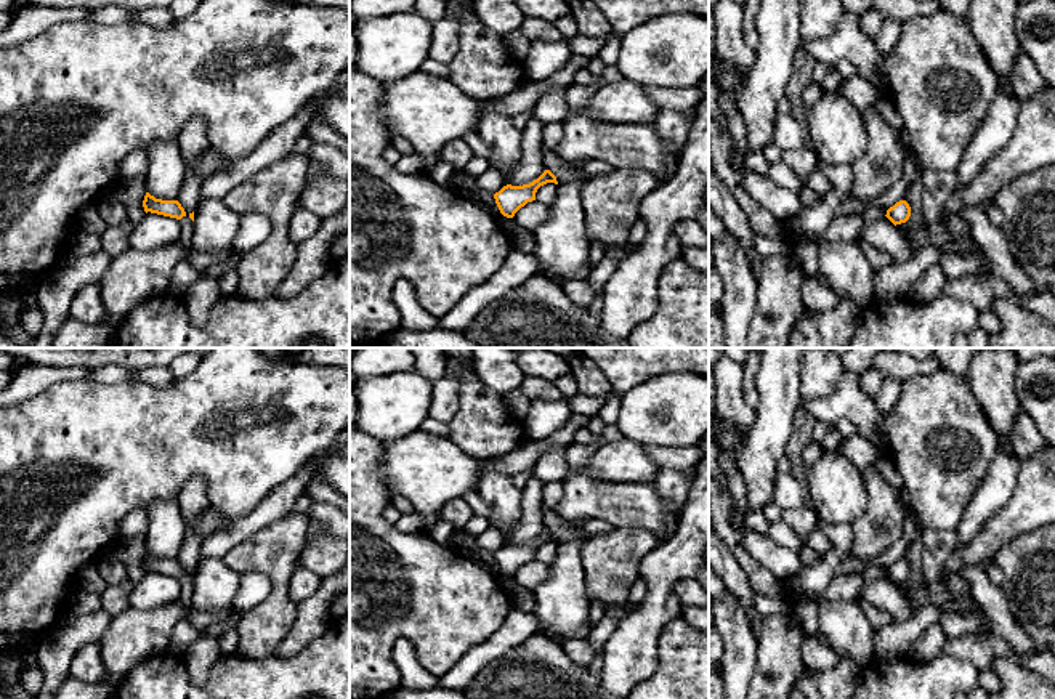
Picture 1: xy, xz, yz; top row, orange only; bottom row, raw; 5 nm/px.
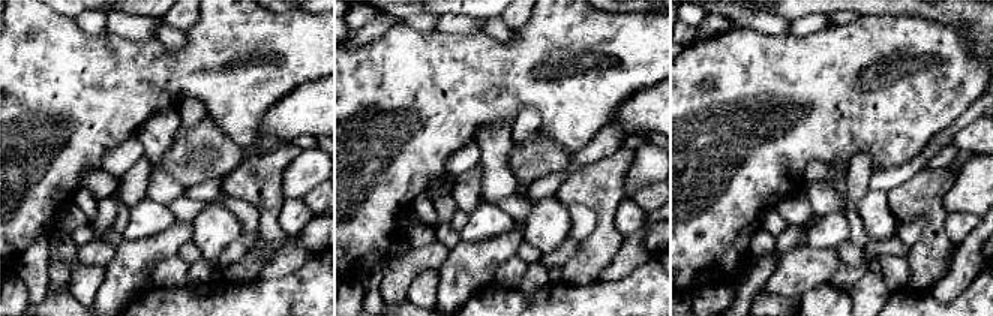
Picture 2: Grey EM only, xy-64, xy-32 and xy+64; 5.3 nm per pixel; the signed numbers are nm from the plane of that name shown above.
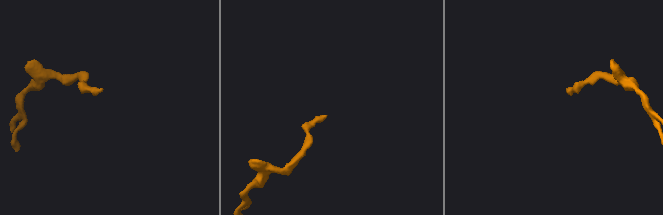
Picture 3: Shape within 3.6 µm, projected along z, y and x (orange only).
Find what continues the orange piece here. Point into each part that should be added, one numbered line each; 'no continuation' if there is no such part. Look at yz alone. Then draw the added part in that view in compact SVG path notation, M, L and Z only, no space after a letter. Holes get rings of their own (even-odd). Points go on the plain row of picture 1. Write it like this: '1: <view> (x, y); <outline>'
no continuation

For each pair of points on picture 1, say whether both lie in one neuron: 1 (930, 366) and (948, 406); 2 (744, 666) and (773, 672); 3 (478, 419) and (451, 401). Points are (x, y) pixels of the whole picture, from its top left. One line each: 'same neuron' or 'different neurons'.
1: different neurons
2: different neurons
3: different neurons

